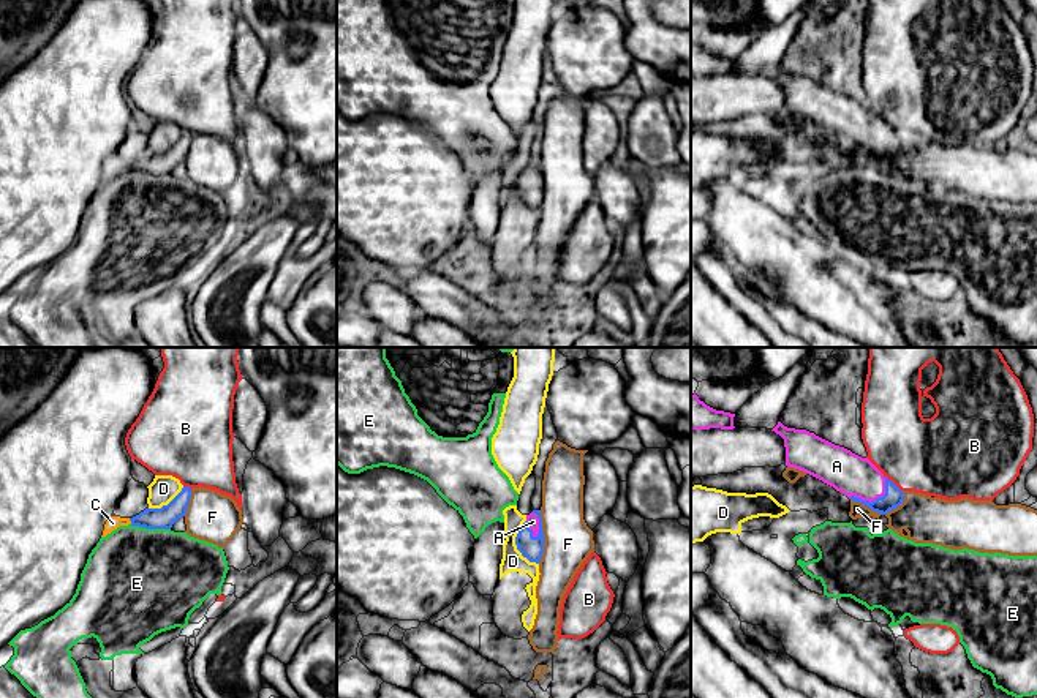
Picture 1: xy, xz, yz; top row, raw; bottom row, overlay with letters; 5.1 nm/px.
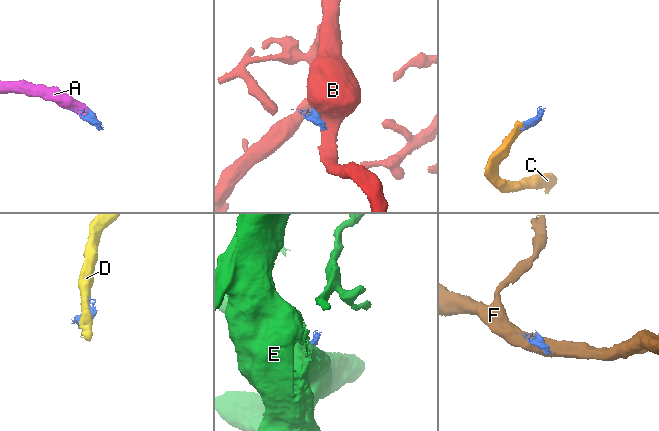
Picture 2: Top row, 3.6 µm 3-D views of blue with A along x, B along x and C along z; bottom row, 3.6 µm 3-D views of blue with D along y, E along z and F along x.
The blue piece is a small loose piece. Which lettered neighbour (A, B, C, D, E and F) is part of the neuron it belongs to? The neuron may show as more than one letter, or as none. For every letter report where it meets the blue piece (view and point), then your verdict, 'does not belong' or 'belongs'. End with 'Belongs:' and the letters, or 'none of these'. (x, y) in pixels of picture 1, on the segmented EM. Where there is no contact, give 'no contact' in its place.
A: meets blue in yz at (876, 499); belongs
B: meets blue in yz at (893, 484); does not belong
C: meets blue in xy at (130, 520); belongs
D: meets blue in xz at (516, 544); does not belong
E: meets blue in xy at (150, 528); does not belong
F: meets blue in xz at (543, 537); does not belong
Belongs: A, C

